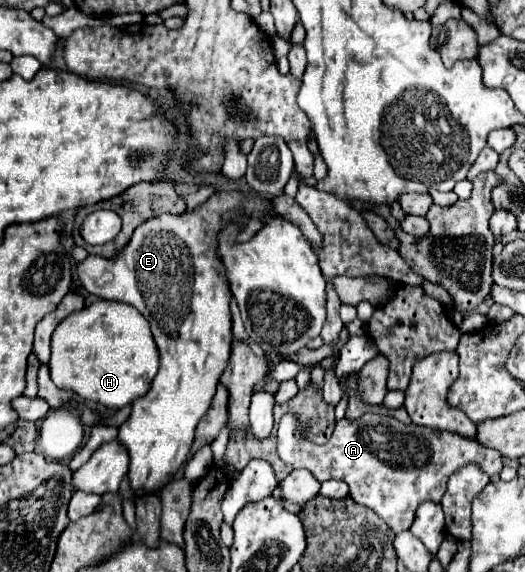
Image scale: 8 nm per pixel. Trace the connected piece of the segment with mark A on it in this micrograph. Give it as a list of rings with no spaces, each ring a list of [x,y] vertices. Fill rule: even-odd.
[[[287,412],[281,422],[279,422],[279,432],[277,432],[277,452],[281,456],[283,462],[291,464],[294,469],[309,470],[319,482],[325,480],[343,480],[349,486],[349,496],[357,502],[363,504],[367,508],[373,508],[387,526],[405,526],[409,528],[415,520],[415,510],[421,502],[439,502],[443,492],[445,492],[445,484],[449,480],[449,476],[461,468],[463,464],[475,462],[479,464],[489,476],[499,474],[503,468],[503,456],[487,446],[481,446],[477,440],[447,432],[447,430],[435,430],[435,428],[425,428],[425,426],[417,426],[417,424],[403,424],[397,418],[389,418],[389,416],[381,416],[381,414],[371,414],[365,412],[361,418],[343,418],[341,422],[337,422],[333,436],[327,444],[311,444],[307,438],[297,434],[297,416],[293,412]]]

